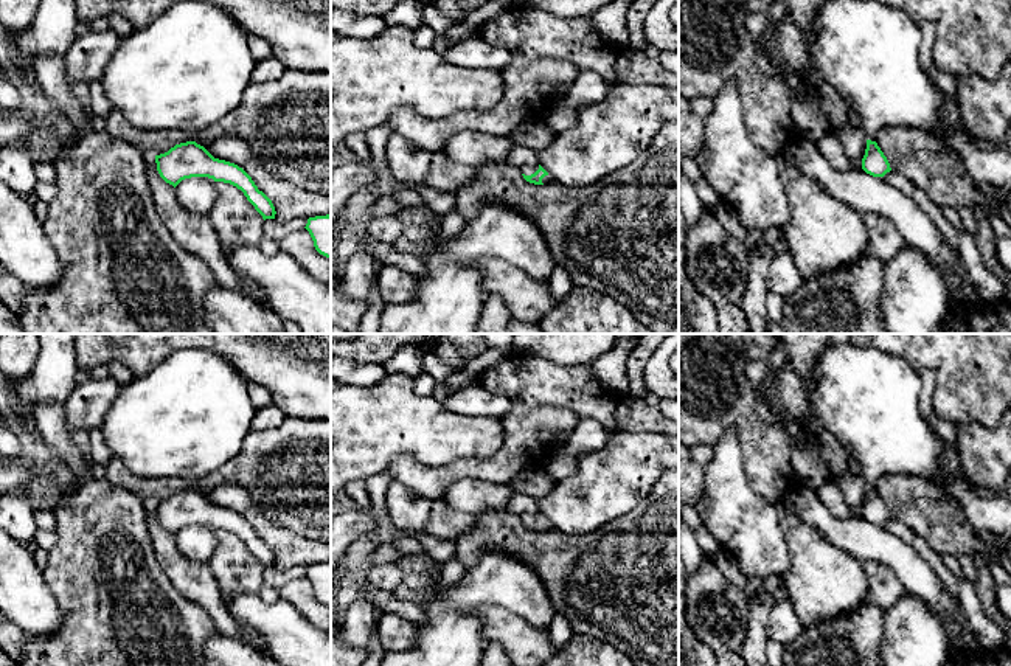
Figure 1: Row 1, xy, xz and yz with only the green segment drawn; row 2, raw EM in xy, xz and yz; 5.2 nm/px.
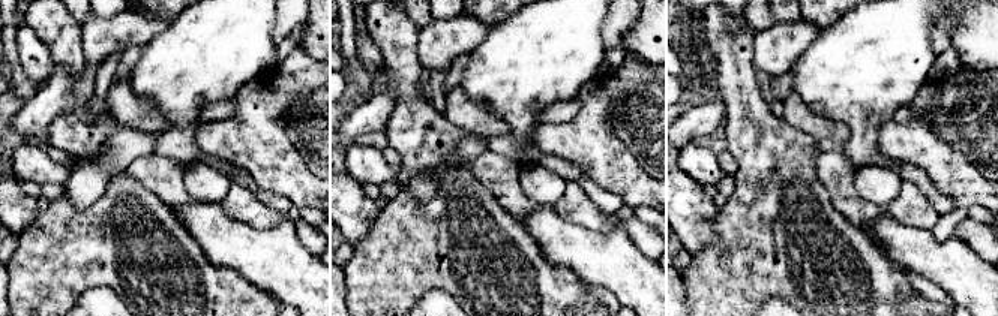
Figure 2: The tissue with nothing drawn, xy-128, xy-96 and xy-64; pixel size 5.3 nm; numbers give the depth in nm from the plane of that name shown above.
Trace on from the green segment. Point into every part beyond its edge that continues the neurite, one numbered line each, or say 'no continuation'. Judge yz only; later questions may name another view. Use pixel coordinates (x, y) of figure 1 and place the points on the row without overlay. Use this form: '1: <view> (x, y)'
1: yz (870, 401)

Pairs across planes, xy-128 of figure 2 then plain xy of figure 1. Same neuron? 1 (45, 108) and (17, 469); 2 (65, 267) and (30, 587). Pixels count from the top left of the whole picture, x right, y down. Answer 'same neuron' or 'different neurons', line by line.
1: same neuron
2: different neurons

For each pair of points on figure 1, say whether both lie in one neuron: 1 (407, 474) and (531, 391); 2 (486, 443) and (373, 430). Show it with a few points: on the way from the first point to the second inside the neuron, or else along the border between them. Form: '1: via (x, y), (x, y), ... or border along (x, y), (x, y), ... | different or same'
1: border along (513, 398), (531, 405), (555, 407) | different
2: via (458, 437), (434, 437), (426, 430), (401, 430) | same

